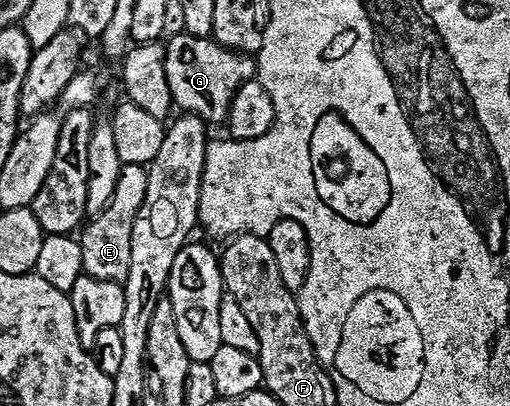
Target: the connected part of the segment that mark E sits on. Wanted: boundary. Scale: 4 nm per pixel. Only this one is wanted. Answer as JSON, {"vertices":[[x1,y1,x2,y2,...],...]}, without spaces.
{"vertices":[[123,166,120,180,116,180,116,192,112,192,108,208,104,208,104,212,97,215,81,231,83,234,80,234,80,243,83,248,85,277,126,283,128,272,132,272,132,228,136,228,136,216,140,216,144,196,148,196,147,167]]}

